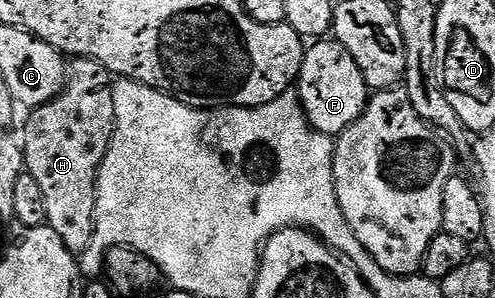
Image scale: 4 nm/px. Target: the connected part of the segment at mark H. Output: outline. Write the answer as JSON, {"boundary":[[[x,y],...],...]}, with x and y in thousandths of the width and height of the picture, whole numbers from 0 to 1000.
{"boundary":[[[158,191],[141,201],[135,228],[135,289],[121,319],[107,339],[99,339],[91,352],[69,362],[61,376],[63,386],[55,399],[55,416],[46,426],[46,453],[42,450],[42,490],[46,497],[46,544],[51,550],[53,584],[67,594],[67,607],[75,607],[75,621],[83,621],[83,648],[91,648],[91,715],[95,718],[93,758],[107,768],[107,782],[115,782],[115,795],[123,795],[123,809],[131,809],[131,822],[156,862],[166,859],[168,846],[180,836],[180,822],[188,809],[188,782],[192,779],[192,678],[196,674],[196,607],[200,604],[200,570],[216,523],[216,503],[224,493],[228,473],[228,446],[232,443],[232,369],[228,366],[228,255],[220,232],[212,232],[212,218],[204,218],[204,205],[188,205],[186,198],[164,198]]]}

